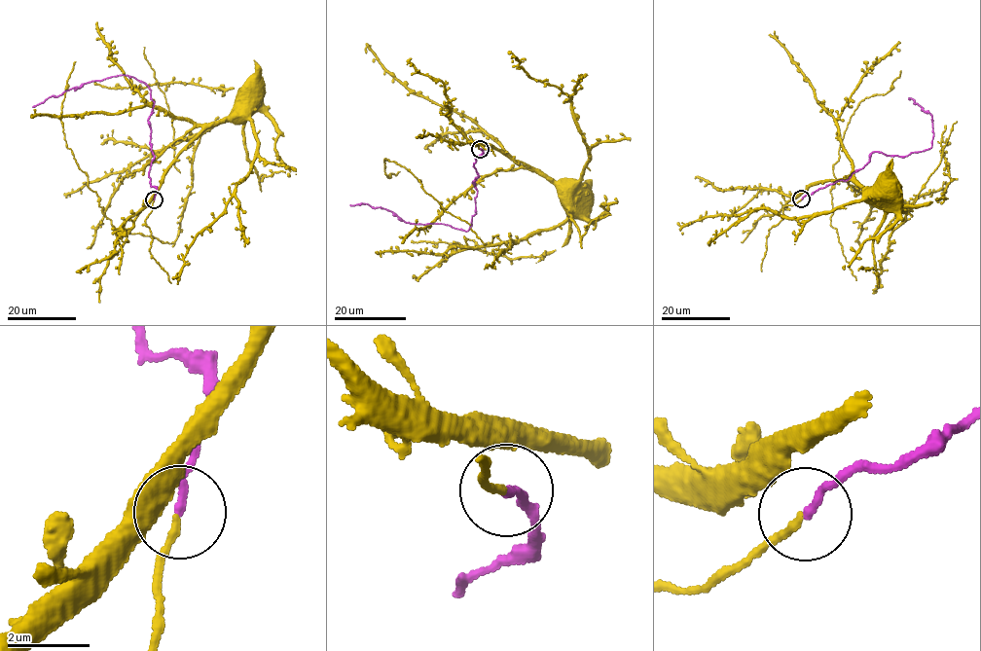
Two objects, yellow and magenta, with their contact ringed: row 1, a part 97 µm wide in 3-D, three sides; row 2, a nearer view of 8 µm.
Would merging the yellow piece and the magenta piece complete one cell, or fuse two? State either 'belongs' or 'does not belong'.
belongs

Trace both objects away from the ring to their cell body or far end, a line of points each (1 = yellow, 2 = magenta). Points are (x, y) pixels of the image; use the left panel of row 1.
1: (154, 199), (152, 203), (151, 198), (163, 176), (179, 154), (204, 128), (227, 117), (243, 97)
2: (154, 199), (157, 190), (148, 175), (154, 102), (146, 85), (117, 75), (32, 107)

